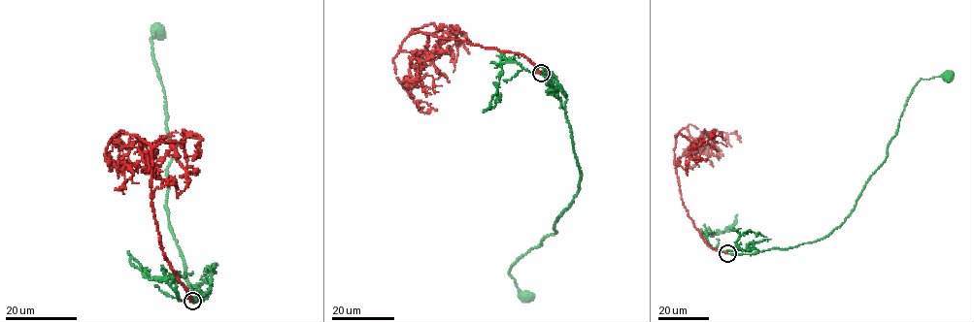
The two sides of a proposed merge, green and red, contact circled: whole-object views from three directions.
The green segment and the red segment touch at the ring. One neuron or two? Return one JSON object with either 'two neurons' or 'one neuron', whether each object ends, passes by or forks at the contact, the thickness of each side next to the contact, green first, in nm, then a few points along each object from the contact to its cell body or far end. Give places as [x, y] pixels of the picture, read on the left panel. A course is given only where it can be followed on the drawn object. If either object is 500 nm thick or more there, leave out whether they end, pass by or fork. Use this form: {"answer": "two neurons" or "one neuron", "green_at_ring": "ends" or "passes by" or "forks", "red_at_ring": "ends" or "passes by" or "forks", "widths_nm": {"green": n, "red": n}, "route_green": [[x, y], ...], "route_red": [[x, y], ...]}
{"answer": "one neuron", "green_at_ring": "forks", "red_at_ring": "ends", "widths_nm": {"green": 140, "red": 280}, "route_green": [[192, 301], [206, 294], [184, 279], [166, 208], [166, 175], [175, 149], [151, 46], [152, 34], [160, 31]], "route_red": [[192, 301], [160, 240], [151, 202], [151, 148], [134, 135], [148, 157], [146, 167], [108, 161], [111, 140]]}

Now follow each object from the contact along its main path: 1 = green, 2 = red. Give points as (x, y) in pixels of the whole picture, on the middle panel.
1: (541, 73), (564, 94), (580, 174), (571, 203), (554, 224), (555, 233), (509, 268), (517, 286), (526, 294)
2: (541, 73), (522, 55), (418, 32), (400, 48), (428, 59), (417, 84), (410, 88), (410, 80), (397, 78)

